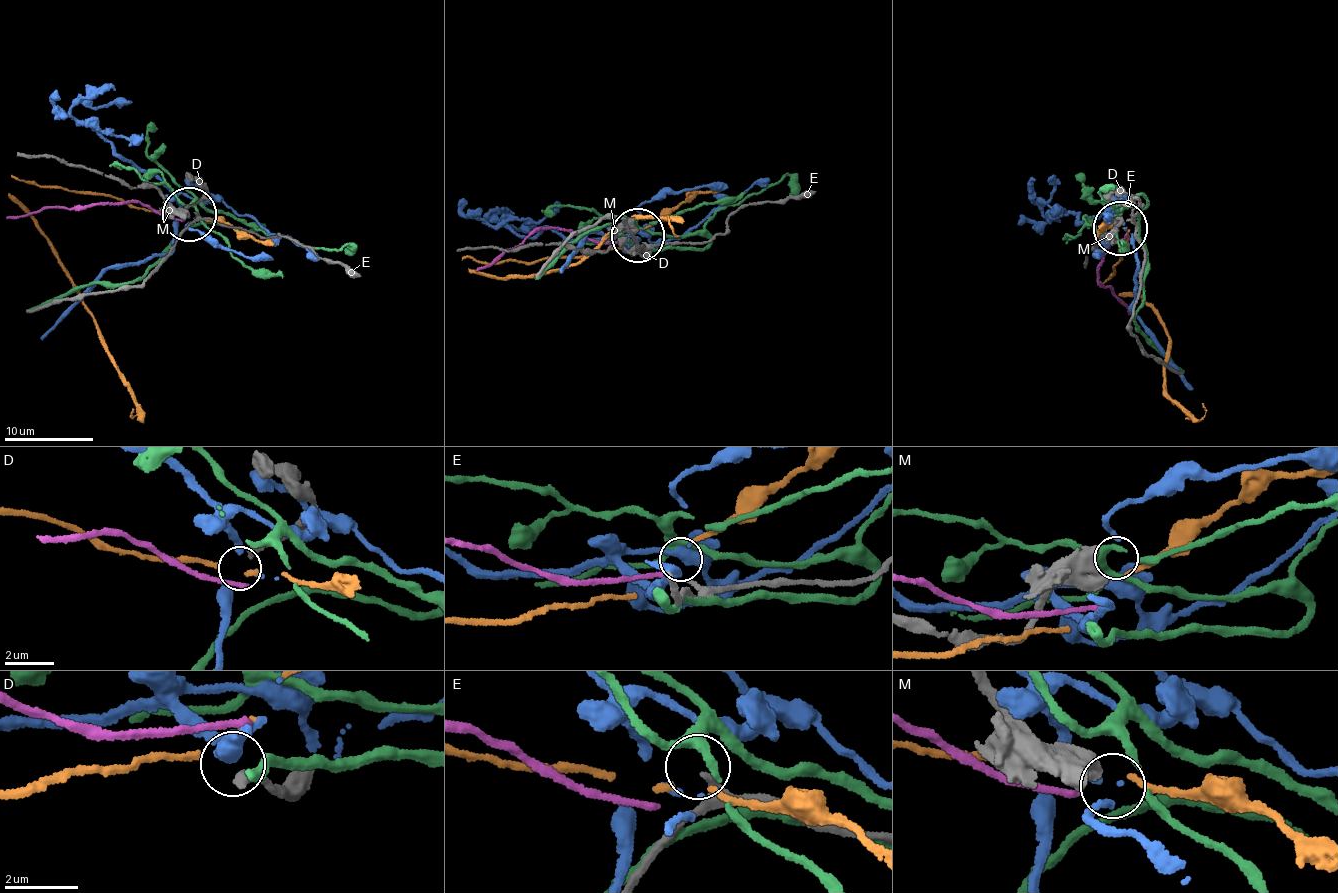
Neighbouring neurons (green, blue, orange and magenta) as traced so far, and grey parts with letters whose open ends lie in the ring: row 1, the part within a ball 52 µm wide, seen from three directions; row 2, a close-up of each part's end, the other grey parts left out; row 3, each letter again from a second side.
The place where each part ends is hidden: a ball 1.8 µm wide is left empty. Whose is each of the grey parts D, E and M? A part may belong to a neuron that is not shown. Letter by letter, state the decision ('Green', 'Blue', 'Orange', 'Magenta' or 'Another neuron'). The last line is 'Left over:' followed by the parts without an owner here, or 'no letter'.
D: Orange
E: Another neuron
M: Another neuron
Left over: E, M

